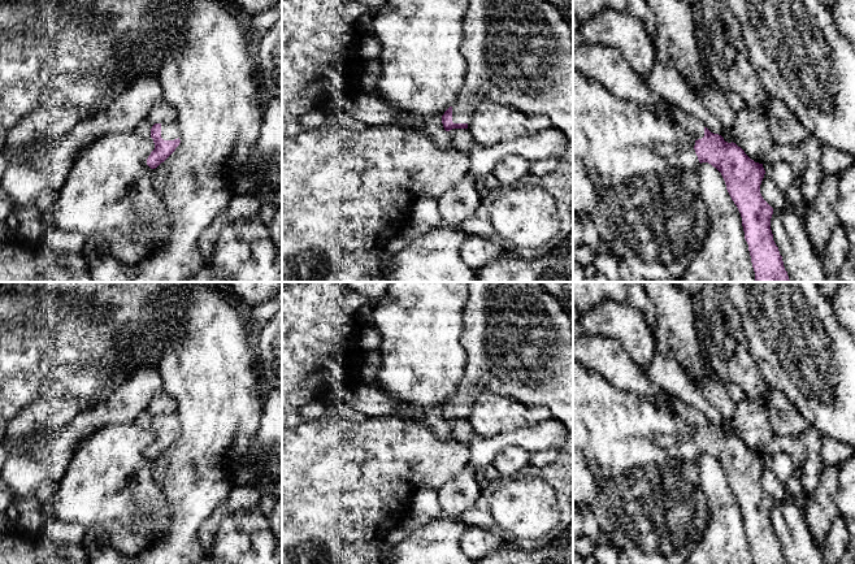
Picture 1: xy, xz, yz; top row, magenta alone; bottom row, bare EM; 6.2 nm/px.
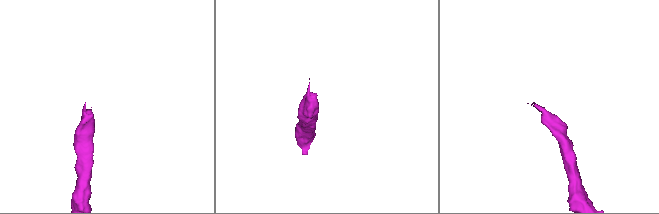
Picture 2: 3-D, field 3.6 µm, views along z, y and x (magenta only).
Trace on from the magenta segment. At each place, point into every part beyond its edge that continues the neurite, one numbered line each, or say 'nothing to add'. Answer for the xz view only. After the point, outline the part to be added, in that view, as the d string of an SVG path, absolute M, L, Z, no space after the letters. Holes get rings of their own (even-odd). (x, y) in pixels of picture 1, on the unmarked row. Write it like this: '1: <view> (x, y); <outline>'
1: xz (519, 342); M469 282L469 298L463 316L460 344L466 361L452 396L452 413L469 415L483 391L512 398L528 407L547 407L552 418L573 433L573 330L572 316L551 294L526 282Z

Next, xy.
1: xy (169, 421); M175 412L161 413L161 429L174 431L179 429L178 415Z

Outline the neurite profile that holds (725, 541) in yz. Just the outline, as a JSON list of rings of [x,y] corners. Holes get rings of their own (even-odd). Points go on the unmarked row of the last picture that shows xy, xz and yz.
[[[708,454],[699,455],[696,464],[711,517],[702,542],[686,564],[755,564],[741,504],[721,464]]]

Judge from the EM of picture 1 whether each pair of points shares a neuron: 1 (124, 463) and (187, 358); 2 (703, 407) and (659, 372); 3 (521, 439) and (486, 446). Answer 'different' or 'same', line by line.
1: different
2: same
3: same

